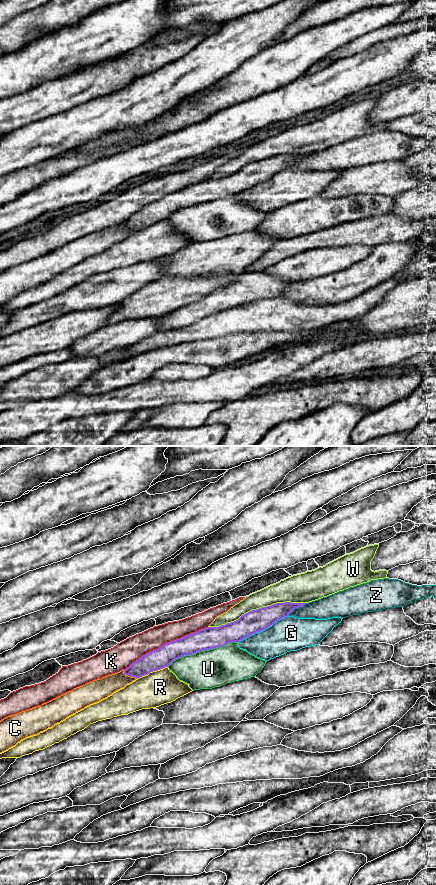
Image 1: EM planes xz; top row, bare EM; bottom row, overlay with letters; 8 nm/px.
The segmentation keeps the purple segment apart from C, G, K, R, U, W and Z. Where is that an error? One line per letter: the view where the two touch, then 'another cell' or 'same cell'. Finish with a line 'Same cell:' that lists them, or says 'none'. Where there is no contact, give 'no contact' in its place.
C: xz | another cell
G: xz | another cell
K: xz | another cell
R: xz | another cell
U: xz | another cell
W: xz | another cell
Z: xz | another cell
Same cell: none

